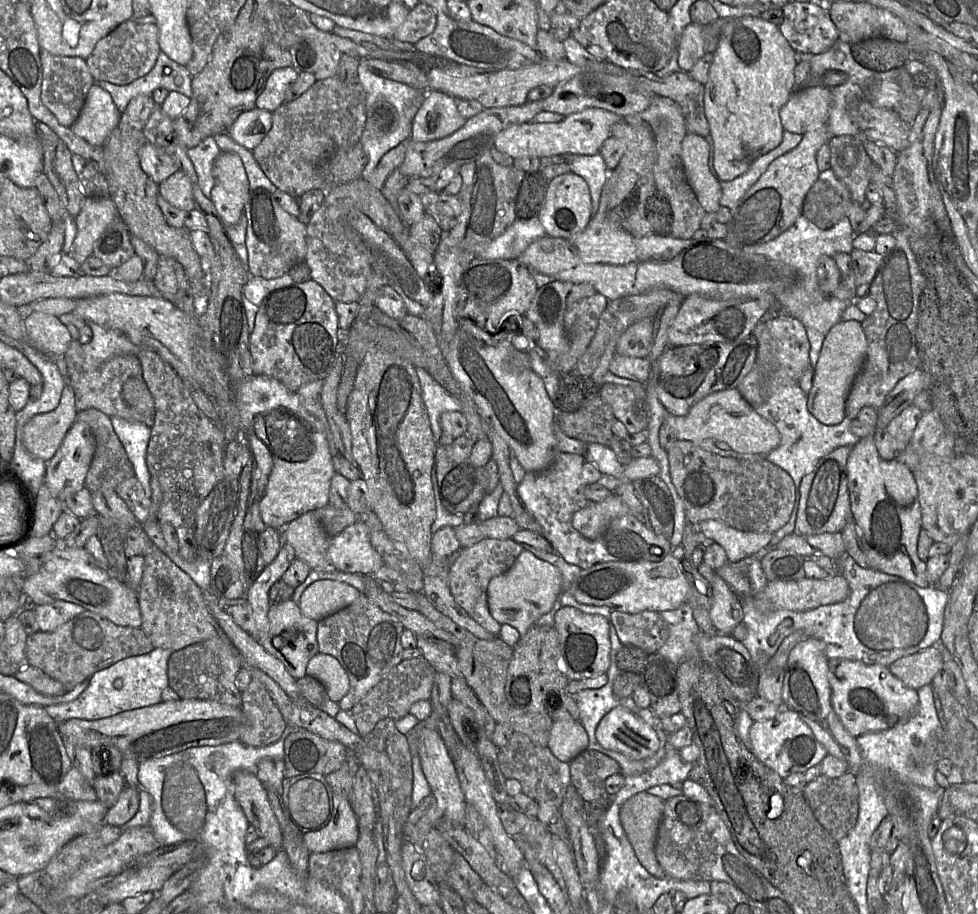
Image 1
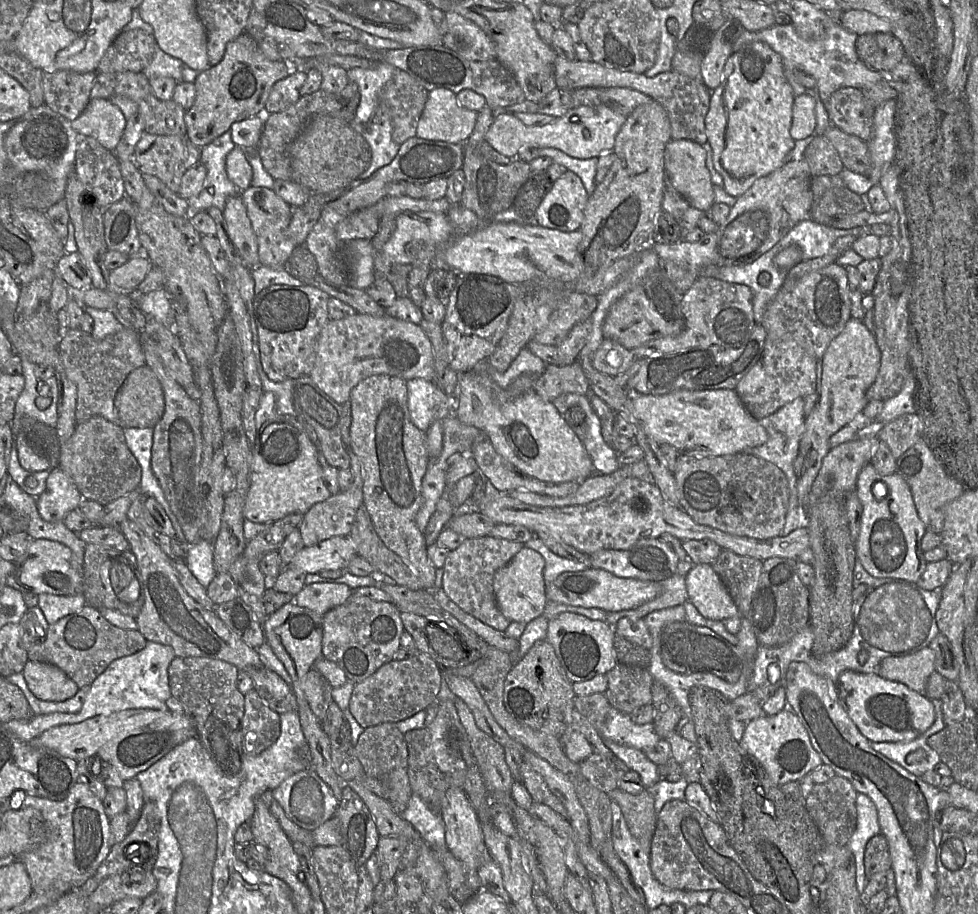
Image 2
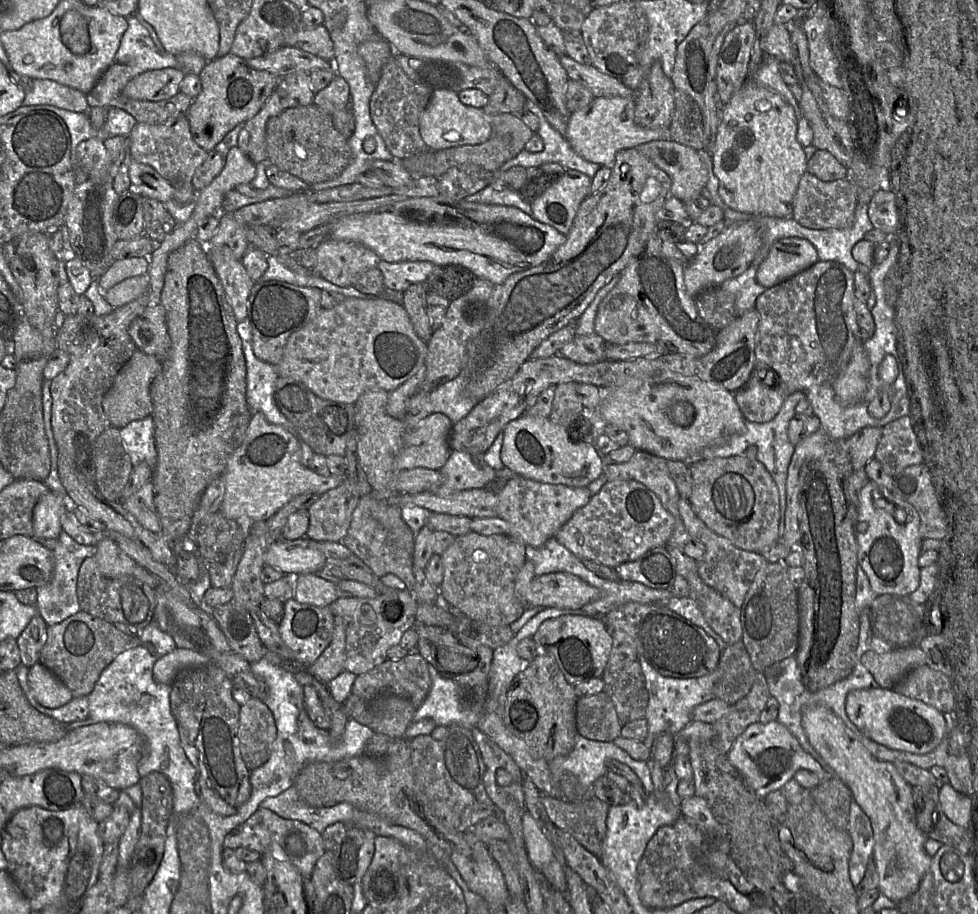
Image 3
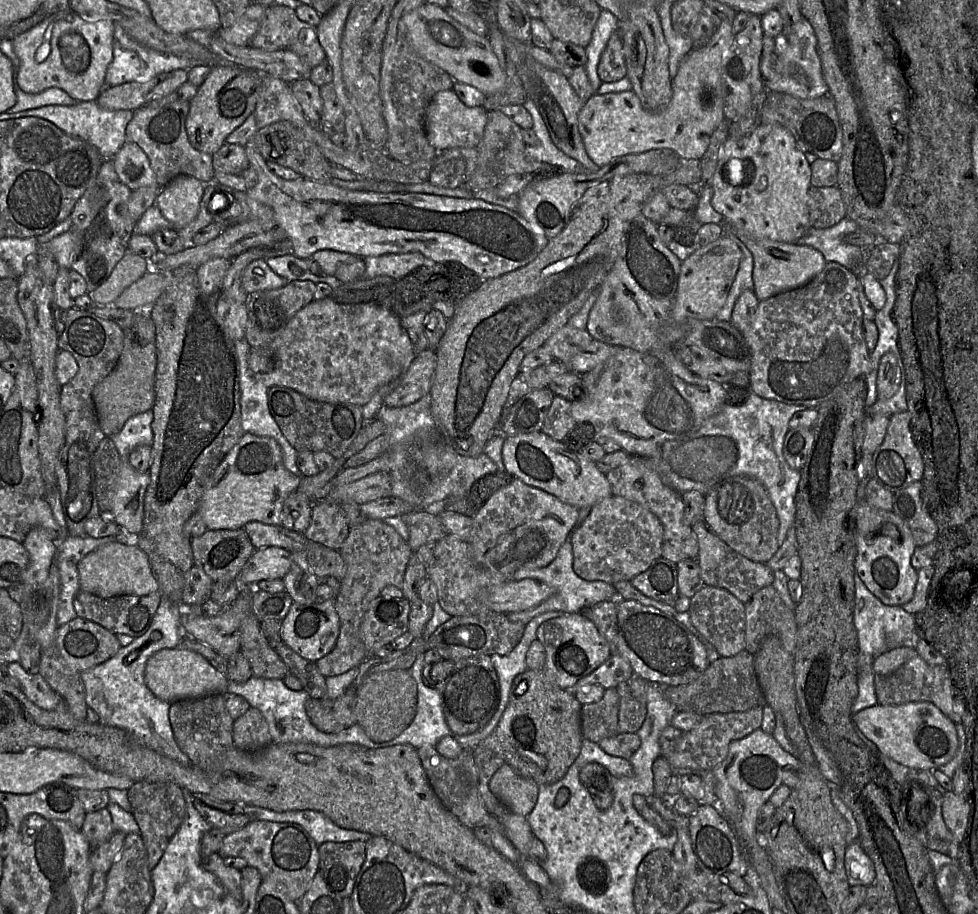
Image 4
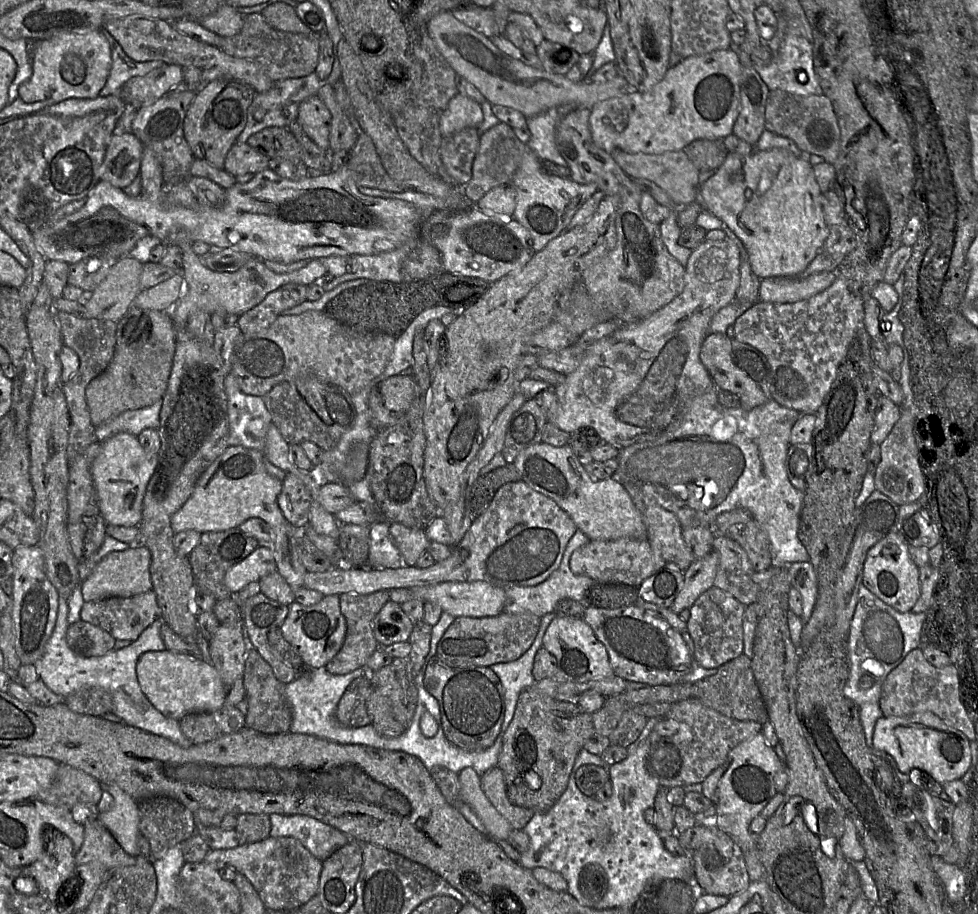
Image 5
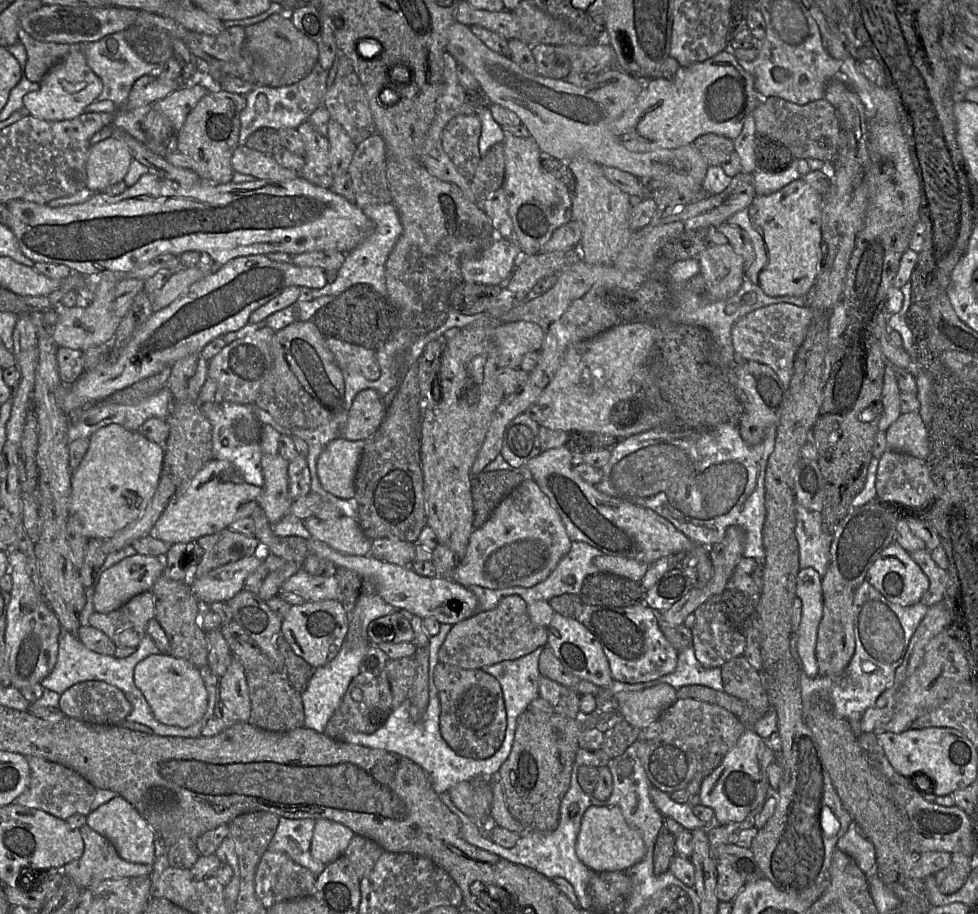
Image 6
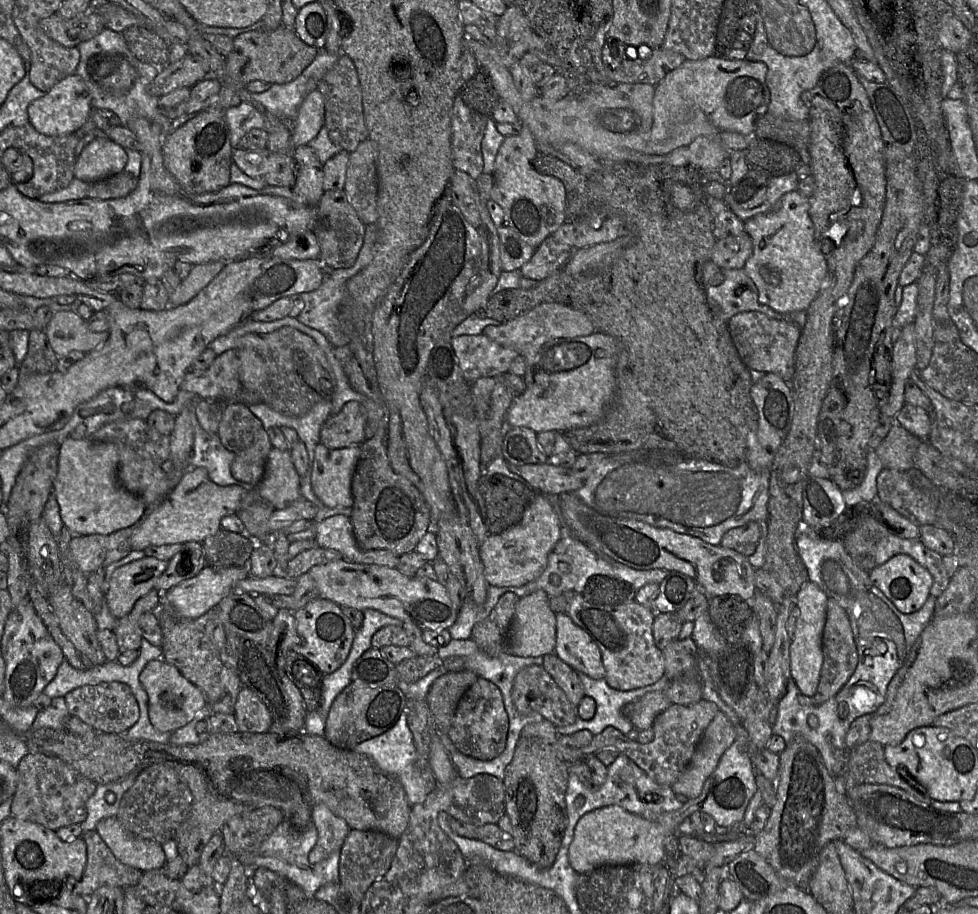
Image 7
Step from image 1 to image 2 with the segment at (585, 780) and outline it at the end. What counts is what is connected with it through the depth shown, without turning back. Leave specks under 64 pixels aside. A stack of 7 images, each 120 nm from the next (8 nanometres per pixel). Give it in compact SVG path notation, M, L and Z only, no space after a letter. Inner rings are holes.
M595 752L581 761L579 766L584 777L607 794L617 788L619 780L629 771L622 760Z

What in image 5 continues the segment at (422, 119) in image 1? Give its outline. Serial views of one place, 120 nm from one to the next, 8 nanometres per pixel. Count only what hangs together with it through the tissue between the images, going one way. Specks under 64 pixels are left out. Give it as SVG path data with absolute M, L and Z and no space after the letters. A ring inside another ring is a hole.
M457 93L449 101L440 118L440 132L450 136L467 127L478 128L483 121L481 104Z

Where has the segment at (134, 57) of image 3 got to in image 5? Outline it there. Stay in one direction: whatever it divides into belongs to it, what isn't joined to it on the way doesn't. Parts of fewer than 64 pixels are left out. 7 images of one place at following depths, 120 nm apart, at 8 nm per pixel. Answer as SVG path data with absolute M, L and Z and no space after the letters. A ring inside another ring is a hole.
M103 28L102 33L110 45L112 64L107 81L99 96L116 95L121 87L131 78L144 76L153 69L166 64L157 60L147 62L134 61L124 52L119 42L108 30Z

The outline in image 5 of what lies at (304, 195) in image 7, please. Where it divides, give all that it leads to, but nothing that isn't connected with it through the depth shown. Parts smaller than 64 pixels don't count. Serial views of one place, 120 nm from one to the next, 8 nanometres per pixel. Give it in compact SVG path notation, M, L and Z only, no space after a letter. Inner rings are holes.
M318 95L310 96L299 104L296 122L320 149L329 151L331 114Z

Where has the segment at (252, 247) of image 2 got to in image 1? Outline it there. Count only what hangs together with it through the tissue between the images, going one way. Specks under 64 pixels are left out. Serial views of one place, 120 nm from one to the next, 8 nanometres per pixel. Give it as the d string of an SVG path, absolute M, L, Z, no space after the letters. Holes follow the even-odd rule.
M222 152L214 162L214 187L210 200L213 202L224 225L237 224L245 211L249 196L249 182L240 157Z

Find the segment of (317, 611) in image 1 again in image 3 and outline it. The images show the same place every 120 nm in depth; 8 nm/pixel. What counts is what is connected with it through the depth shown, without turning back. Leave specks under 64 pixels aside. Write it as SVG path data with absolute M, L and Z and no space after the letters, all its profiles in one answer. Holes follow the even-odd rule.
M317 574L296 576L294 600L298 603L330 607L339 598L337 585L321 579Z

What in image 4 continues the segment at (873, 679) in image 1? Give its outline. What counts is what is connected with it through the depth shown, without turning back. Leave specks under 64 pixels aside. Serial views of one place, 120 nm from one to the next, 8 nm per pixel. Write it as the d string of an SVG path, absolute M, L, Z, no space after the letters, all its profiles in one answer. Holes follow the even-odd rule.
M910 702L901 705L877 704L853 714L853 723L868 740L876 745L880 754L910 768L933 771L949 762L958 750L955 723L931 702Z

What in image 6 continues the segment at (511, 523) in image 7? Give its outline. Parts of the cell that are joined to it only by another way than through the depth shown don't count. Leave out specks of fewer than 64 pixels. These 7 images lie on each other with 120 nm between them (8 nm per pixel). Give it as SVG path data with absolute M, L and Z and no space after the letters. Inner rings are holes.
M516 469L480 473L471 479L474 528L482 527L500 502L524 480Z

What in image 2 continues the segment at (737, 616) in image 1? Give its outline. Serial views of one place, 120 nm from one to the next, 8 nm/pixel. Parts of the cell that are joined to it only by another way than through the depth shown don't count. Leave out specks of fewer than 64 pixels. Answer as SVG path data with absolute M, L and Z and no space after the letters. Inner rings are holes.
M694 564L685 575L689 601L706 618L725 620L741 615L719 575L710 564Z

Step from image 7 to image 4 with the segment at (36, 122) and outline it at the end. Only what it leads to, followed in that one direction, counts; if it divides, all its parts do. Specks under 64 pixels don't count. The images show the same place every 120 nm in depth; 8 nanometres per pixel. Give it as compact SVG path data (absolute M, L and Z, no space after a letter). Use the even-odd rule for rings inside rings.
M57 12L28 31L12 38L13 49L19 59L18 85L26 93L36 94L56 87L78 102L93 101L104 89L107 69L113 58L113 34L115 23L110 20L87 22L72 12Z

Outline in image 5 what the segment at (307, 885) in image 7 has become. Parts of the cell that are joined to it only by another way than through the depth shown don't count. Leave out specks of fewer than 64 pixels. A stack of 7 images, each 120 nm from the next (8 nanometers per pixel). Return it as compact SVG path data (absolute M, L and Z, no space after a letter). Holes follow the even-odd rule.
M272 813L269 815L271 821L270 836L291 837L302 843L302 845L316 858L319 859L319 848L333 831L334 827L306 815L282 815Z

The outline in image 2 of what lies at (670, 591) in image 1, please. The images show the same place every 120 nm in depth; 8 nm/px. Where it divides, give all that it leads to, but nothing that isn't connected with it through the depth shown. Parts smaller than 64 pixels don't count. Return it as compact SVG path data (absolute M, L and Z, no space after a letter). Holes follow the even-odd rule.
M591 566L583 571L562 573L550 585L546 585L548 601L571 606L600 608L607 612L616 612L640 606L655 598L660 591L660 581L621 578L604 569Z

